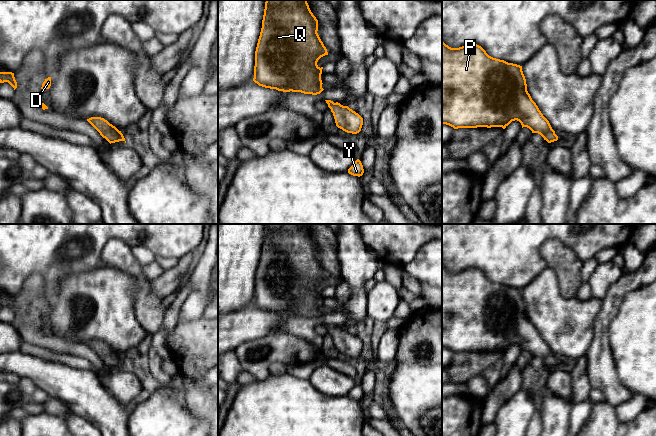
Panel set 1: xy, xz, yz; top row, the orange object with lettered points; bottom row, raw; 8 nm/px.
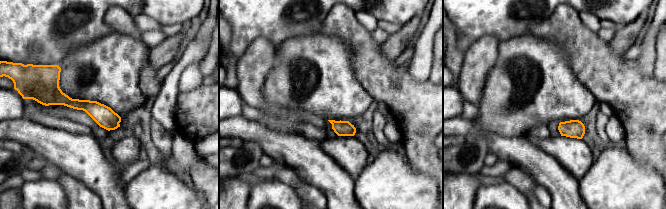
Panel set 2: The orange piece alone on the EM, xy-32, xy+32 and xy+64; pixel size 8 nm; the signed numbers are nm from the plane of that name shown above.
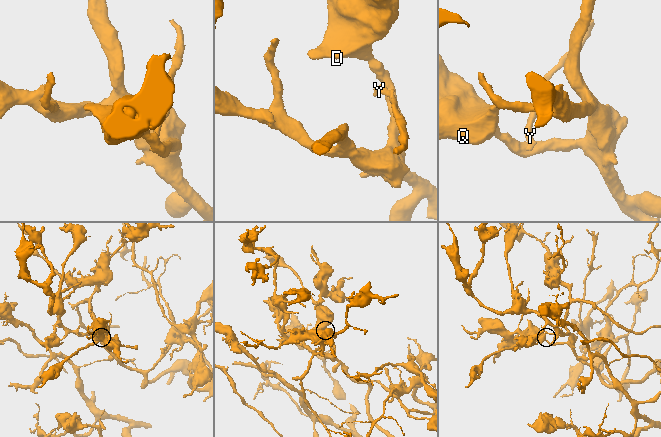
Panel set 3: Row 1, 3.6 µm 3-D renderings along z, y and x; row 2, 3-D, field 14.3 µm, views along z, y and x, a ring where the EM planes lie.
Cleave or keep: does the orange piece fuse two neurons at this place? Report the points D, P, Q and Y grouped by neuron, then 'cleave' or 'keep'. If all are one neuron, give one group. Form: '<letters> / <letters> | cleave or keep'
D P Q Y | keep

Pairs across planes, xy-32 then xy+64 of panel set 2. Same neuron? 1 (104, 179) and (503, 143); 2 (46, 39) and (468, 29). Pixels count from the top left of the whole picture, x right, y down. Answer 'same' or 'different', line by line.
1: same
2: same

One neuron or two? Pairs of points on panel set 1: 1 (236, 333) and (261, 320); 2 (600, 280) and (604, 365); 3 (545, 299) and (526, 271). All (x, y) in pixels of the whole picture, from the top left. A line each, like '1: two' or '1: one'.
1: one
2: two
3: two

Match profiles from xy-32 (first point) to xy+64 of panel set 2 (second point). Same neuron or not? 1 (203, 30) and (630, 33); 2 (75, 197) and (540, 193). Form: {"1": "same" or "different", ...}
{"1": "different", "2": "same"}

